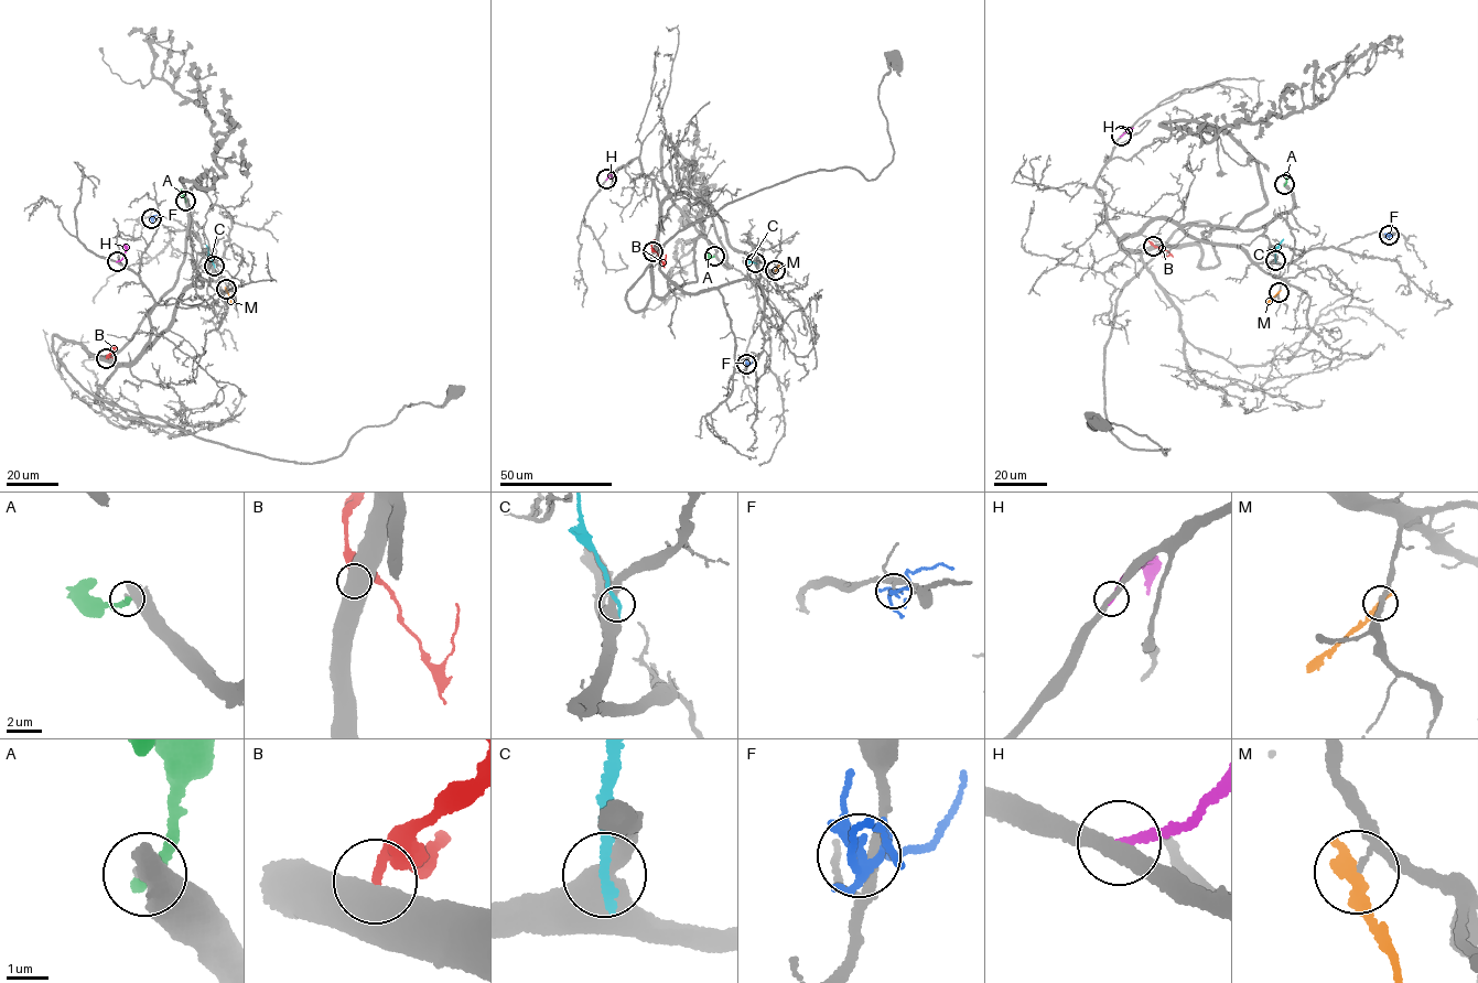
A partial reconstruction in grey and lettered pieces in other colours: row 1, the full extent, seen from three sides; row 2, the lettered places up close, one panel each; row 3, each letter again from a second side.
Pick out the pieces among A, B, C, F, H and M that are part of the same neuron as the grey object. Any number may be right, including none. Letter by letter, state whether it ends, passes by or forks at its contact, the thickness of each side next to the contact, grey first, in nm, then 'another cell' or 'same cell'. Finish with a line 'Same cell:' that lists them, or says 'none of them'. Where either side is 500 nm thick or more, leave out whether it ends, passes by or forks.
A: it ends there; 440 nm thick on the grey side, 320 nm on the other; another cell
B: 750 nm thick on the grey side, 200 nm on the other; another cell
C: it ends there; 480 nm thick on the grey side, 240 nm on the other; another cell
F: it forks there; 200 nm thick on the grey side, 200 nm on the other; another cell
H: it ends there; 320 nm thick on the grey side, 200 nm on the other; another cell
M: it ends there; 90 nm thick on the grey side, 360 nm on the other; another cell
Same cell: none of them

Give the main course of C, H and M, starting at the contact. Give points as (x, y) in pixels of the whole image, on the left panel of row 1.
C: (214, 266), (206, 245)
H: (117, 261), (125, 255), (123, 244)
M: (226, 289), (230, 302)

